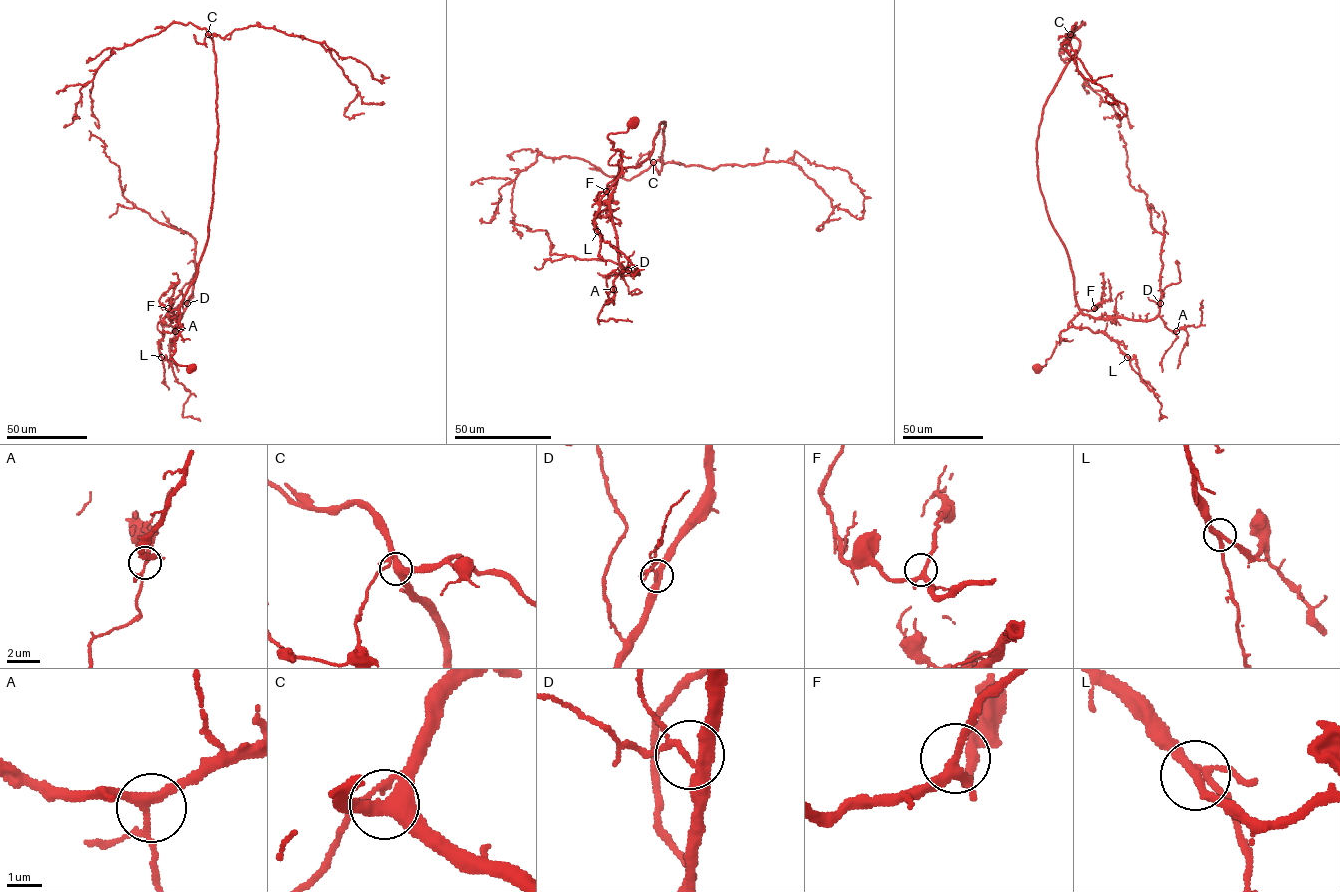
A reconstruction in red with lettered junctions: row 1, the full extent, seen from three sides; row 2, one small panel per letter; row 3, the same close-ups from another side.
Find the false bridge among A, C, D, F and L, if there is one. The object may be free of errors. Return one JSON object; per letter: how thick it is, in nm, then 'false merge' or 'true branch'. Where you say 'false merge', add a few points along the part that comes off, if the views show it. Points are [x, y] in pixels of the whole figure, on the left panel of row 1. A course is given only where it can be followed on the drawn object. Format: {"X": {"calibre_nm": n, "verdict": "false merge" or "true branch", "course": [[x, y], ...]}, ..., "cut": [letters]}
{"A": {"calibre_nm": 240, "verdict": "true branch"}, "C": {"calibre_nm": 400, "verdict": "true branch"}, "D": {"calibre_nm": 240, "verdict": "true branch"}, "F": {"calibre_nm": 240, "verdict": "true branch"}, "L": {"calibre_nm": 240, "verdict": "true branch"}, "cut": []}

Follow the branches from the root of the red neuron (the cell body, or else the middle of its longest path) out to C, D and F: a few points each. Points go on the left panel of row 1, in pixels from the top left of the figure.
C: (193, 369), (170, 358), (182, 328), (179, 305), (197, 274), (212, 203), (218, 124), (216, 55), (208, 34)
D: (193, 369), (170, 358), (182, 328), (179, 313), (172, 318), (179, 320), (187, 303)
F: (193, 369), (179, 365), (170, 358), (175, 350), (174, 341), (182, 328), (179, 311), (168, 308)

